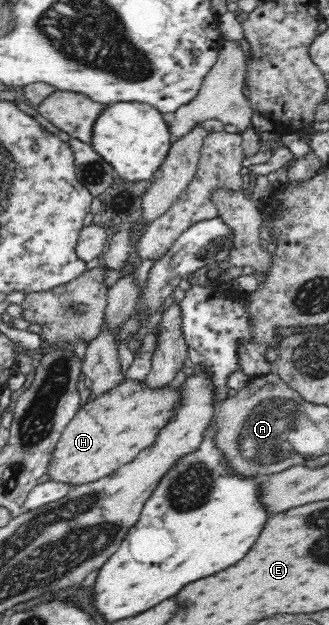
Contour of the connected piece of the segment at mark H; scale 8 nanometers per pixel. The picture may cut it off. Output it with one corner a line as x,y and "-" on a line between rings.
125,379
111,391
92,396
64,427
47,467
49,479
75,486
88,484
132,462
173,419
175,409
181,407
180,391
169,385
150,389
145,382

